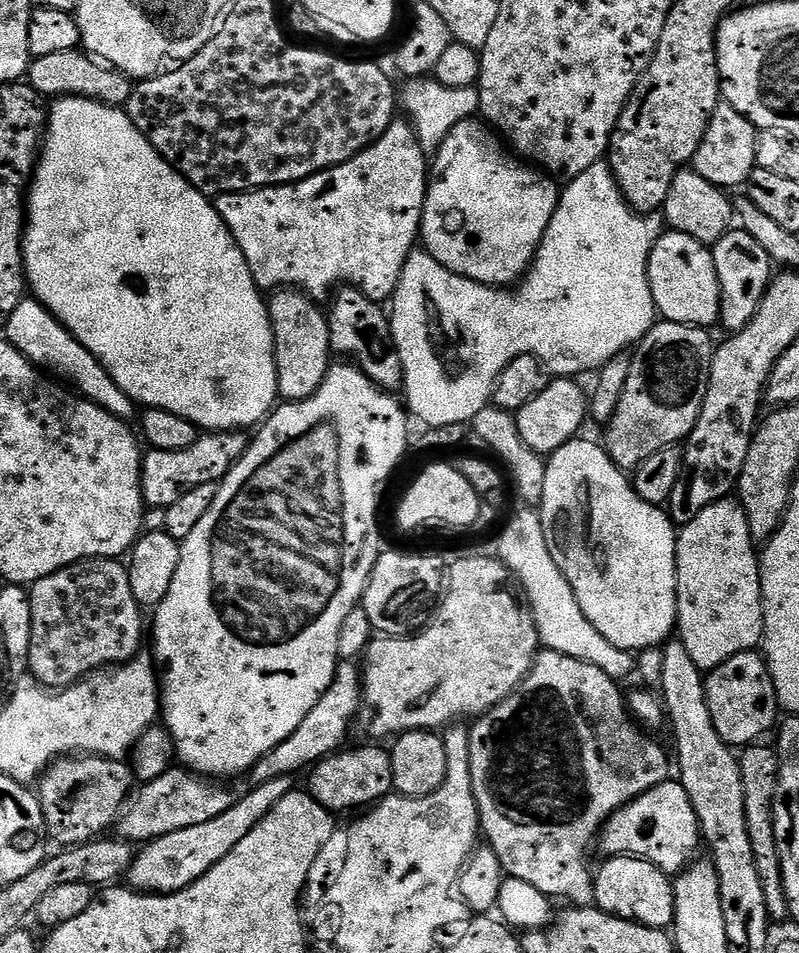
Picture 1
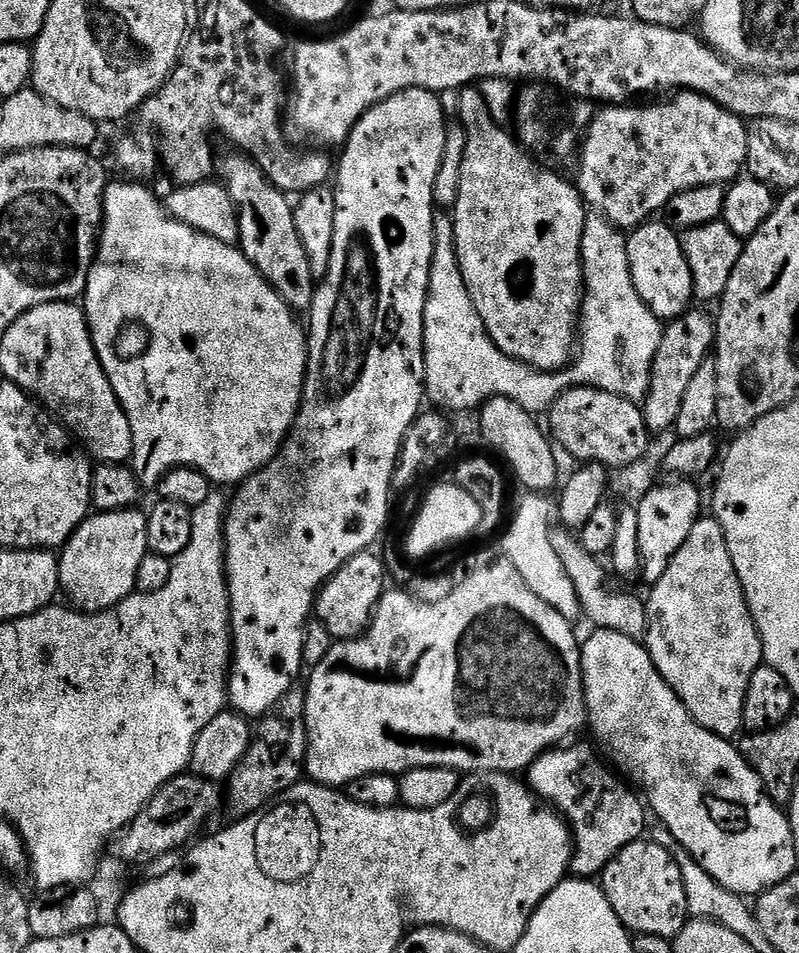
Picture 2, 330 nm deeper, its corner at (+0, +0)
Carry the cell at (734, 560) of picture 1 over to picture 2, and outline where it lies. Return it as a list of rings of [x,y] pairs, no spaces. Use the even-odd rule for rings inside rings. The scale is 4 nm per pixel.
[[[704,514],[694,522],[686,542],[682,542],[678,554],[674,554],[670,566],[666,566],[666,574],[651,585],[649,592],[652,593],[646,596],[648,631],[643,643],[658,674],[662,674],[670,690],[678,694],[686,710],[703,728],[716,736],[739,737],[744,728],[746,690],[754,670],[762,666],[764,647],[760,645],[760,632],[748,609],[742,582],[738,582],[738,574],[726,546],[726,534],[722,534],[722,526],[715,515]]]

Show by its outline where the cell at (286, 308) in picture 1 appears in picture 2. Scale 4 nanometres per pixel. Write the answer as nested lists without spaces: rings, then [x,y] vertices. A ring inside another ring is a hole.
[[[232,154],[218,164],[218,176],[236,207],[240,227],[239,249],[259,270],[269,286],[282,297],[293,313],[307,313],[312,307],[318,281],[310,274],[310,262],[306,250],[302,250],[302,238],[294,230],[294,204],[285,193],[275,188],[268,175],[243,154]]]

